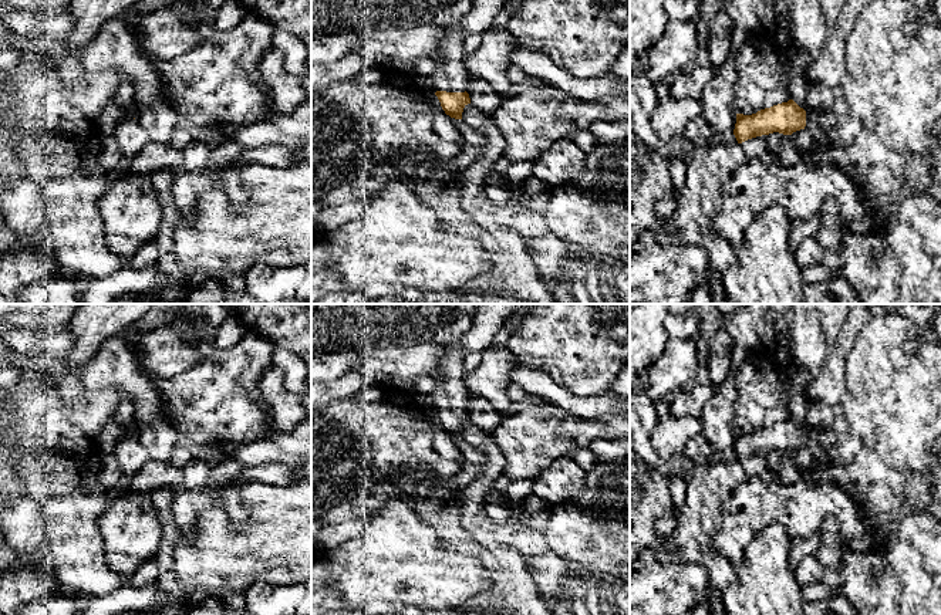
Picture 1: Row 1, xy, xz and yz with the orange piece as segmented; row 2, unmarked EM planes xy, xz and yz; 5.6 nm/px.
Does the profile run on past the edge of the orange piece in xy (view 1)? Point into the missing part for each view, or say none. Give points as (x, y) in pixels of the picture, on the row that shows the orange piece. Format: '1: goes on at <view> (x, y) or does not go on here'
1: does not go on here

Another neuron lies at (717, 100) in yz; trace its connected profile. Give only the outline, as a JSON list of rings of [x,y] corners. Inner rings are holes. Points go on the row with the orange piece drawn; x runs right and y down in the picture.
[[[729,58],[708,82],[701,98],[702,116],[715,132],[733,132],[735,129],[733,84],[735,72]]]

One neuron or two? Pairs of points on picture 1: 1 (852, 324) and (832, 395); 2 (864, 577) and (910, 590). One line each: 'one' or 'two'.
1: one
2: one

